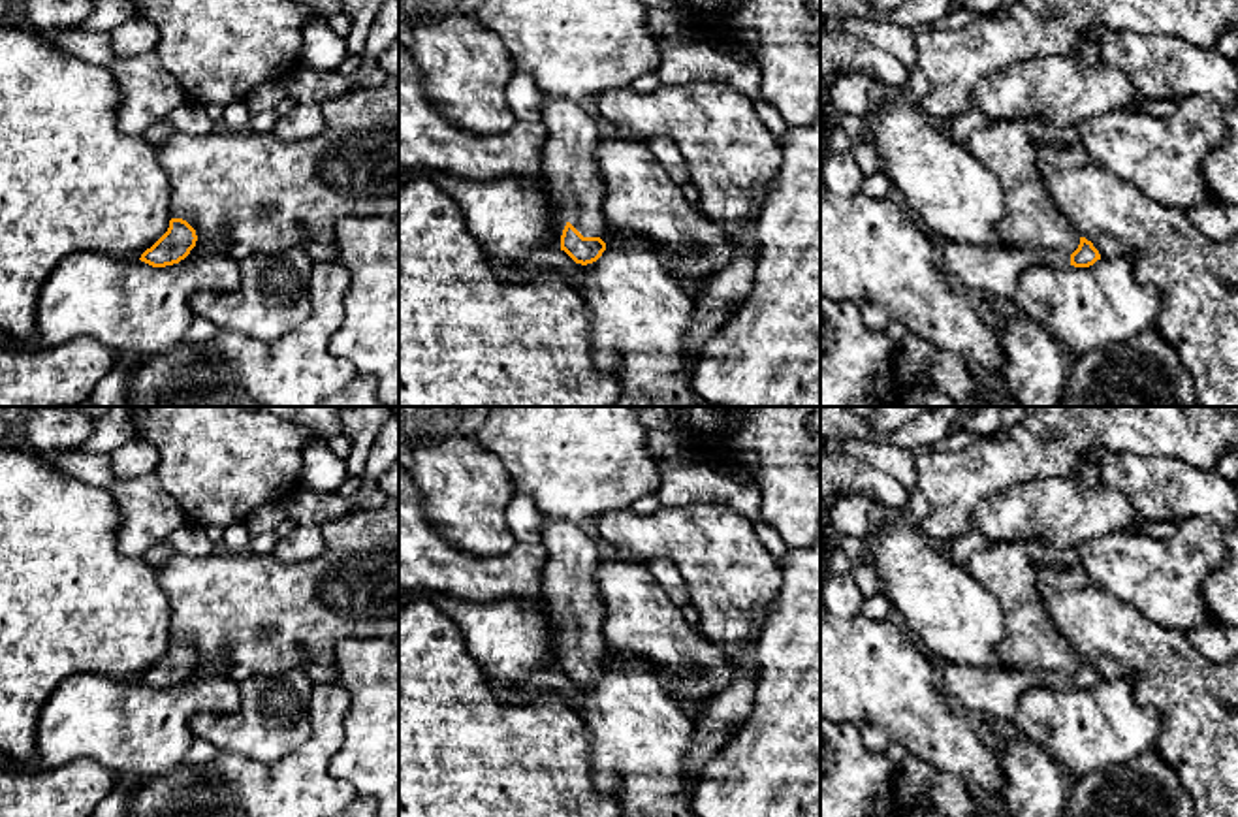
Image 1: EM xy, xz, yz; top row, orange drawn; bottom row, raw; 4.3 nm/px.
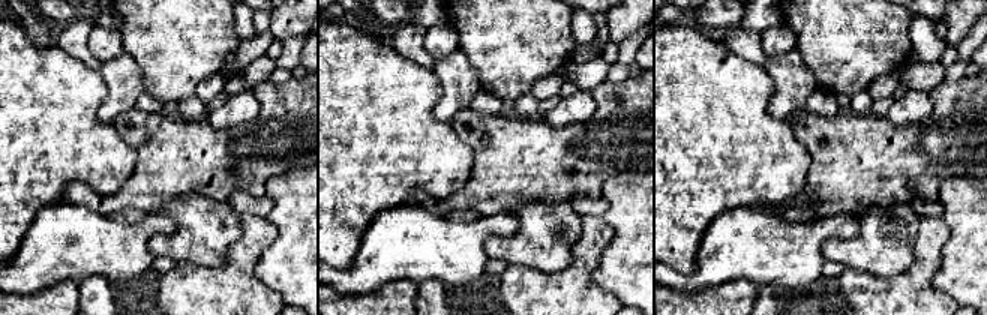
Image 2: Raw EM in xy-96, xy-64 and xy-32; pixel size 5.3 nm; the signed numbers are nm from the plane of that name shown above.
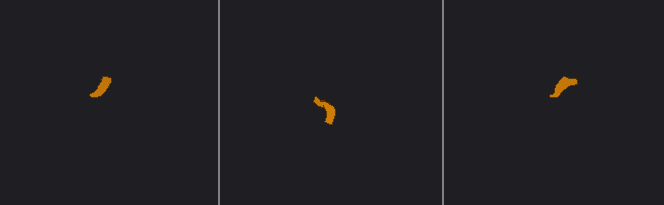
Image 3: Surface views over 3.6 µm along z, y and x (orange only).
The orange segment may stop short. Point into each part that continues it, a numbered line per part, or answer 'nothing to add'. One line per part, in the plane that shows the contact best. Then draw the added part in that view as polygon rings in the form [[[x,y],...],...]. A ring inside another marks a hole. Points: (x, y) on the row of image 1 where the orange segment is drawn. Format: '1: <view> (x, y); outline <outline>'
1: xz (571, 170); outline [[[542,96],[542,120],[548,130],[544,177],[561,203],[566,220],[583,237],[600,237],[604,183],[596,168],[598,132],[591,105]]]

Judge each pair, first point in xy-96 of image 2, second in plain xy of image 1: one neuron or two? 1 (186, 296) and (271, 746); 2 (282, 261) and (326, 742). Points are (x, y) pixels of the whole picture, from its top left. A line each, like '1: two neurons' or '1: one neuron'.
1: two neurons
2: two neurons

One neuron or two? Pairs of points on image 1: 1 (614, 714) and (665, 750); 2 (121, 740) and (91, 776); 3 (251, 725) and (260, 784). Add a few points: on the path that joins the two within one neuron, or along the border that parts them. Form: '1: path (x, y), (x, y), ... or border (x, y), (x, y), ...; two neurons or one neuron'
1: path (627, 714), (651, 736); one neuron
2: border (55, 767), (95, 759), (113, 774); two neurons
3: border (300, 748), (273, 761), (253, 761), (219, 752); two neurons

